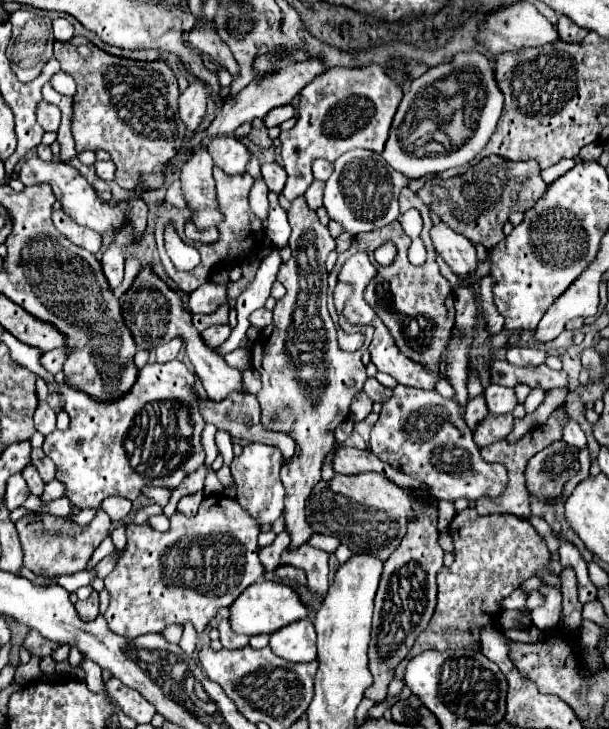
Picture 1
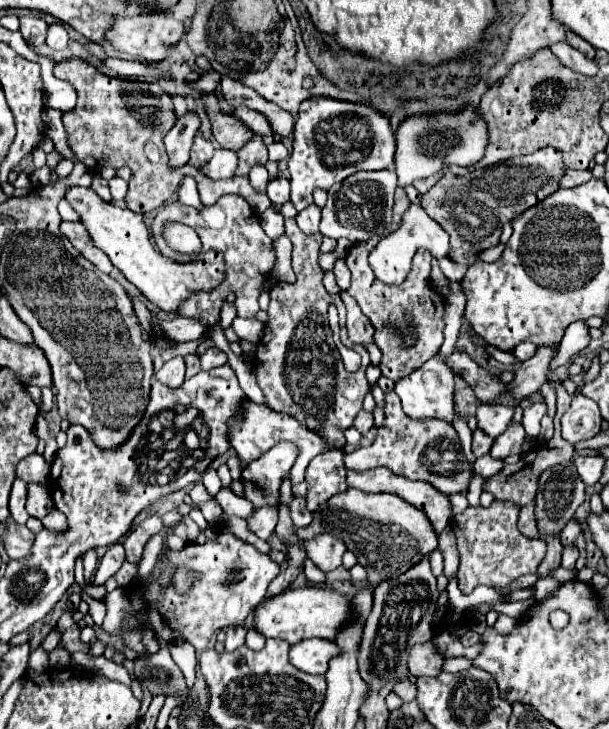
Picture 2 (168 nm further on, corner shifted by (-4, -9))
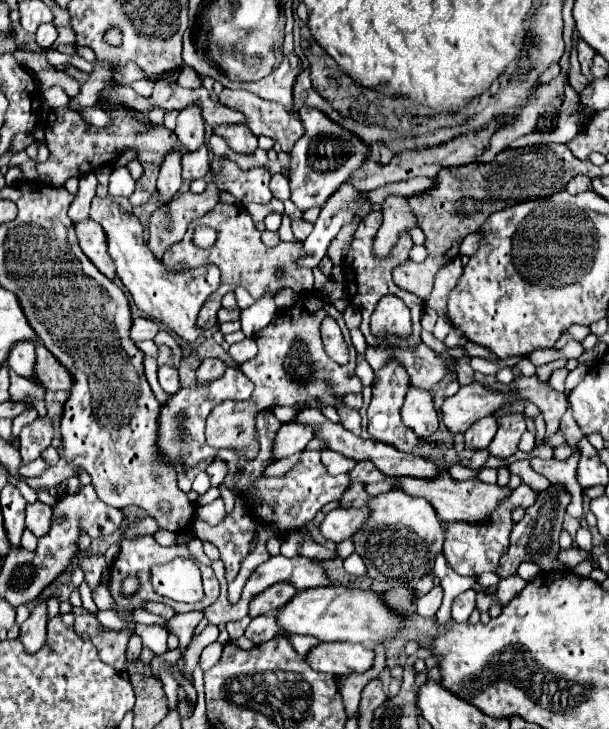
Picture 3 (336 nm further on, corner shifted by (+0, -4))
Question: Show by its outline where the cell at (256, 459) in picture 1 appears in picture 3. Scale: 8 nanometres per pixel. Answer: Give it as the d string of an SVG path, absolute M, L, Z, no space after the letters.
M298 422L284 424L278 430L278 436L274 438L272 460L286 458L286 456L300 452L312 438L314 438L314 430L310 426L304 426L304 424L298 424Z

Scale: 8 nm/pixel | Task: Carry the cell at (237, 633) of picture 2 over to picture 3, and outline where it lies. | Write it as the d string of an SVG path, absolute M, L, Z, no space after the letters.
M246 616L246 618L242 618L242 620L238 620L238 622L230 622L230 624L226 624L226 630L228 630L228 634L230 634L230 640L236 640L236 638L240 638L240 636L244 636L244 630L246 630L246 626L250 624L250 616Z

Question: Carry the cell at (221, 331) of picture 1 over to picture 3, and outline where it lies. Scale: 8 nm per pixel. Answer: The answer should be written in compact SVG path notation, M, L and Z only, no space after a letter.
M204 358L196 370L196 380L198 382L210 382L210 380L216 380L224 374L226 370L226 364L218 358Z

